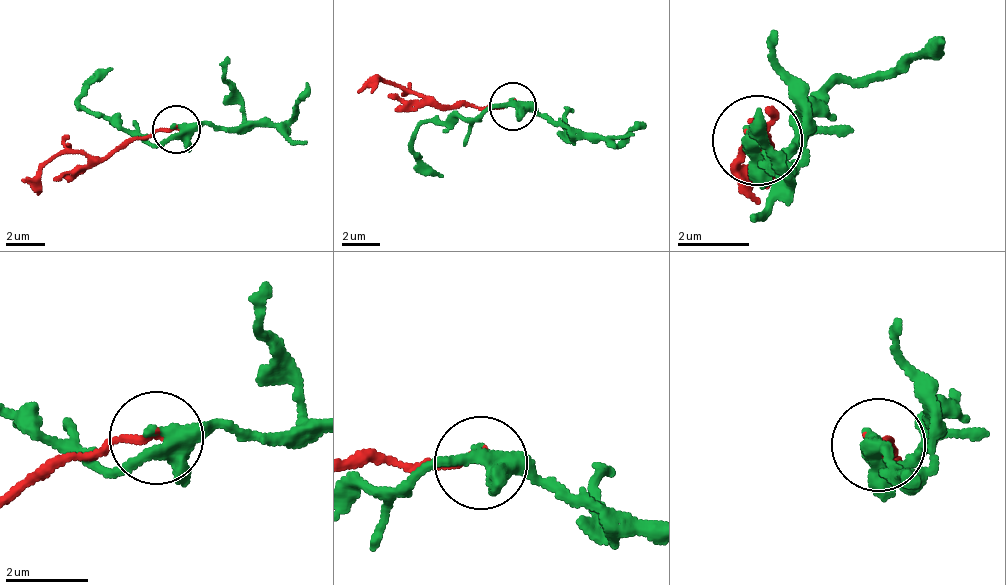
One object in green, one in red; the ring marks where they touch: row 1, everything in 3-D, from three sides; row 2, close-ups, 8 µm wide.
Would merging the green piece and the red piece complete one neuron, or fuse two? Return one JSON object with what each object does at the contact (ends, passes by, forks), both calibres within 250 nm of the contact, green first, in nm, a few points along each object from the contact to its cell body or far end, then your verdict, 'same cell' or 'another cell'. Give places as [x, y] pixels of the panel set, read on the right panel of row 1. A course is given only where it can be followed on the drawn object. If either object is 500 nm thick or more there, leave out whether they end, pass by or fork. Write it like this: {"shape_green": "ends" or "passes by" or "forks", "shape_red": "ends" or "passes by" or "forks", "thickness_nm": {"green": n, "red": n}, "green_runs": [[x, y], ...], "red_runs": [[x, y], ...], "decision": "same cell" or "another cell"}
{"shape_green": "forks", "shape_red": "ends", "thickness_nm": {"green": 320, "red": 220}, "green_runs": [[756, 140], [764, 157], [795, 143], [841, 85], [905, 68], [941, 36]], "red_runs": [[754, 142], [772, 138], [770, 164], [758, 136], [736, 155], [755, 207]], "decision": "same cell"}

